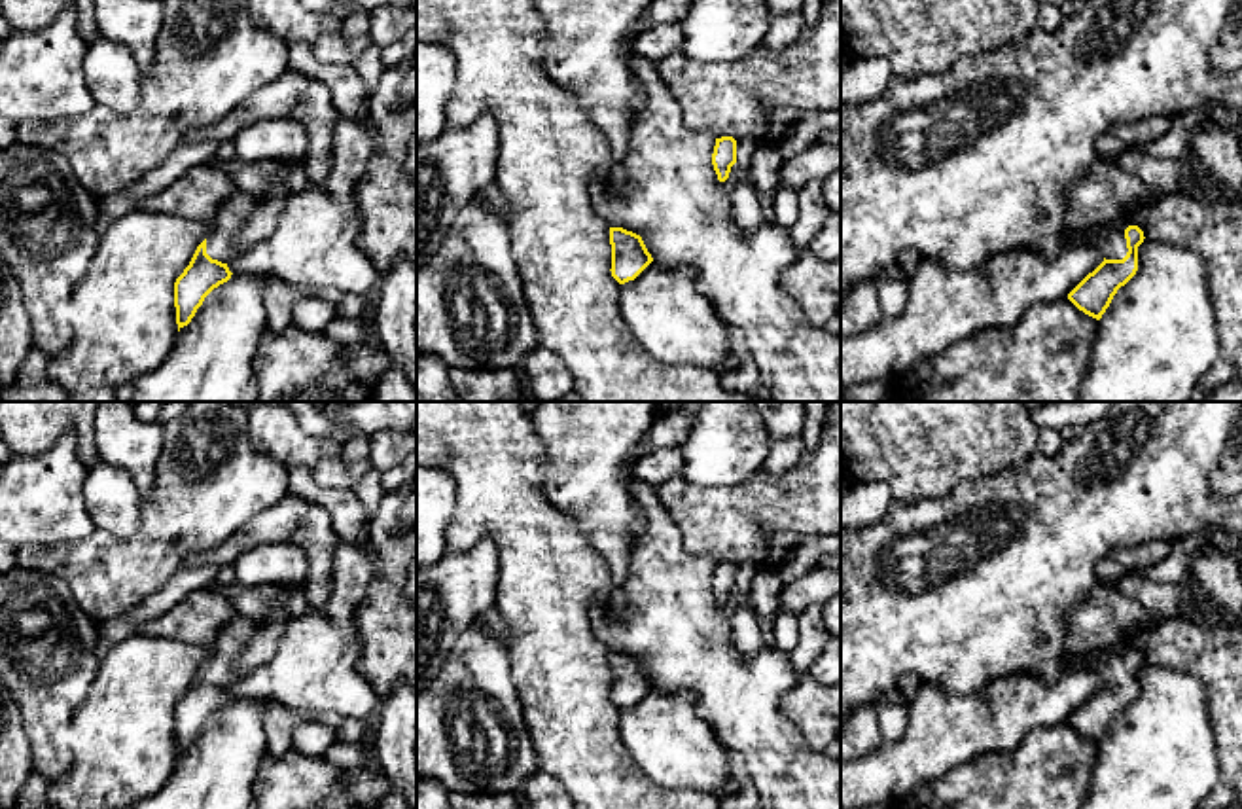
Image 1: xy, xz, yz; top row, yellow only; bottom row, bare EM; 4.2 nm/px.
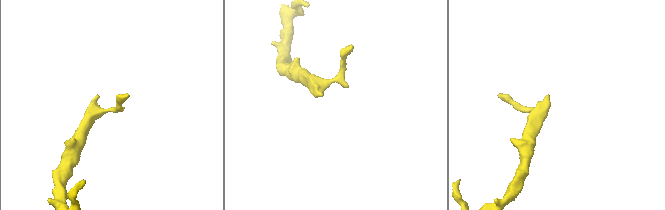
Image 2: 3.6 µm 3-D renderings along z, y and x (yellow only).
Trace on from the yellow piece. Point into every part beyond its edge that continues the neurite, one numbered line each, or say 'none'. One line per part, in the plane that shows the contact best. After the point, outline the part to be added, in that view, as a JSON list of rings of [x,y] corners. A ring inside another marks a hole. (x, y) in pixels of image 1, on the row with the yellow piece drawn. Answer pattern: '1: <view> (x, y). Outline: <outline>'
1: yz (1110, 241). Outline: [[[1136,205],[1119,220],[1100,227],[1094,244],[1106,260],[1123,260],[1127,256],[1128,248],[1125,229],[1132,225],[1134,216],[1140,208],[1142,205]]]

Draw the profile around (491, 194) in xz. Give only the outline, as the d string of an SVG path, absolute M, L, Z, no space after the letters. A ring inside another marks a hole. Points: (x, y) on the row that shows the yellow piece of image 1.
M496 184L485 186L477 191L477 197L485 203L485 205L494 205L500 214L507 214L509 207L506 197L502 195L500 188Z

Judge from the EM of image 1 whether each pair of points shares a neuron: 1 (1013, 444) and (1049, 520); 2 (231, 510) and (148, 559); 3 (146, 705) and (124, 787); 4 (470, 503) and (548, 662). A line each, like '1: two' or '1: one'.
1: two
2: one
3: one
4: one

